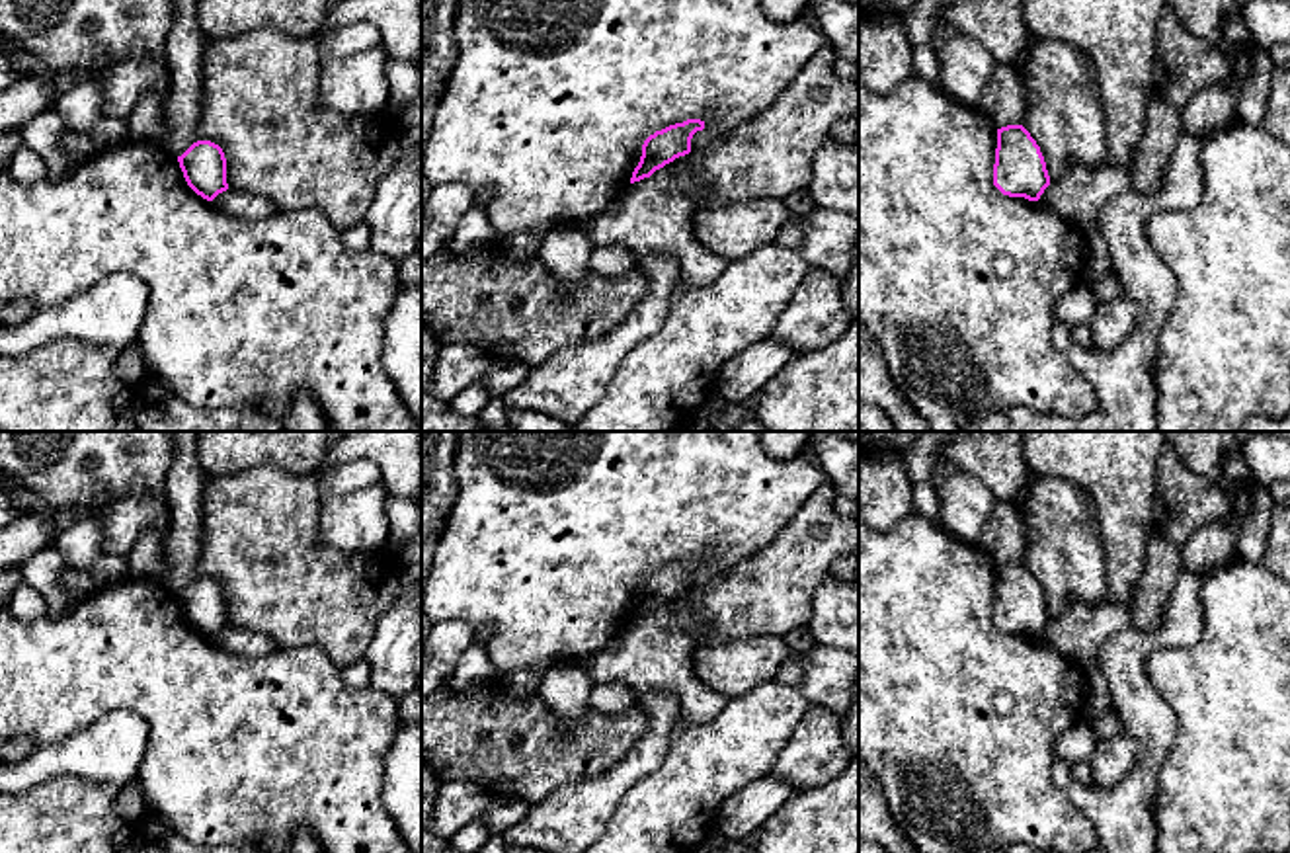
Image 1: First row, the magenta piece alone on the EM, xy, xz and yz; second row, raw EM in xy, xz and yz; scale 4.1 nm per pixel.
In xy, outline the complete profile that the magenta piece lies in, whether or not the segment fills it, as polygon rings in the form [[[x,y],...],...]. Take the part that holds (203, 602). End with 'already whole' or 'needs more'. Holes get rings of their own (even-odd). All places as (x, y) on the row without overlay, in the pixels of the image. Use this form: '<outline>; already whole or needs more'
[[[197,578],[178,593],[178,599],[187,623],[203,636],[213,638],[228,627],[226,595],[219,582]]]; already whole

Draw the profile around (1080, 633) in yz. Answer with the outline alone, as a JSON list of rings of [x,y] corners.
[[[1075,603],[1050,619],[1038,640],[1083,666],[1095,662],[1101,646],[1130,625],[1130,609],[1114,603]]]

